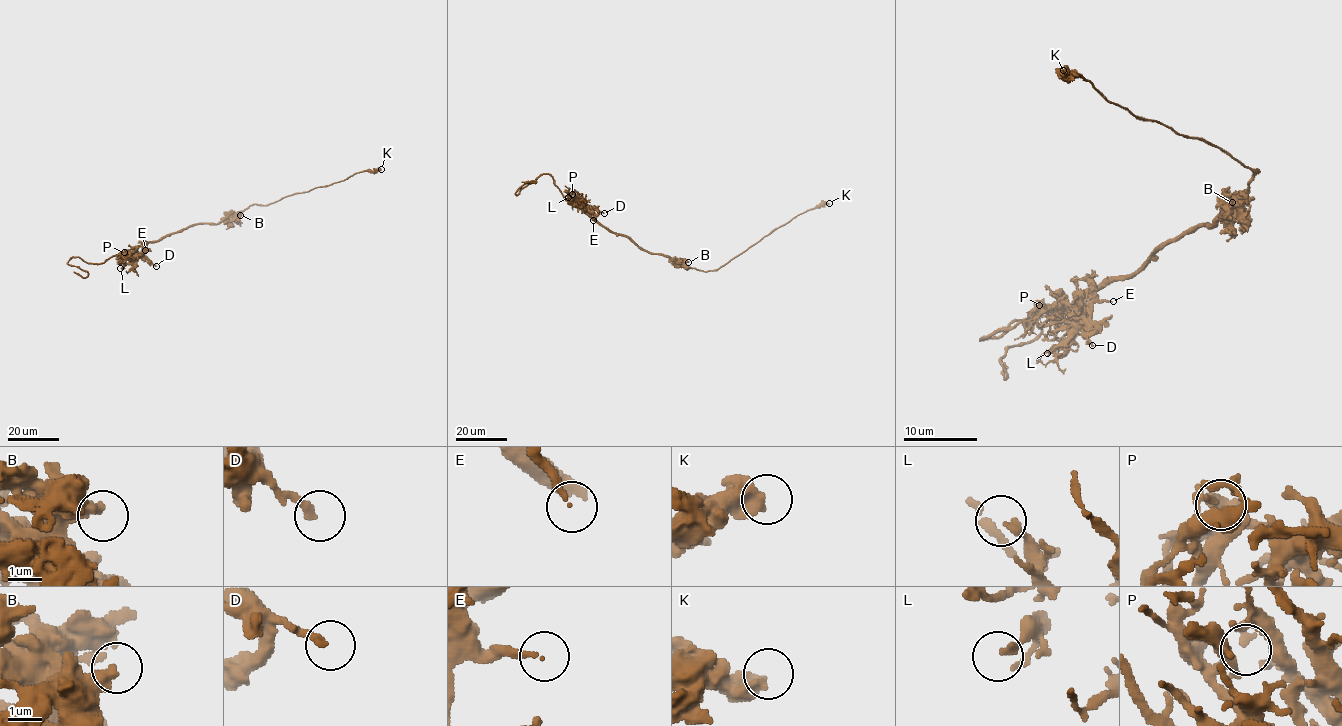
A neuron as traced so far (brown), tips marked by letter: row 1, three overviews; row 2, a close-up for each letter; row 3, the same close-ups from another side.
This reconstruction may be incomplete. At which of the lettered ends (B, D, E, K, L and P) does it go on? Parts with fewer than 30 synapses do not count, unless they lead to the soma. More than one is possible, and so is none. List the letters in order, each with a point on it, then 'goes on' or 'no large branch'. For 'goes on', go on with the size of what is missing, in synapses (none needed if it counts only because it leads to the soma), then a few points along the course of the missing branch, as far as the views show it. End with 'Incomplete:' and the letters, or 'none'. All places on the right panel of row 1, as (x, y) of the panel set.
B: (1232, 202) | no large branch
D: (1092, 345) | no large branch
E: (1113, 301) | no large branch
K: (1063, 70) | no large branch
L: (1047, 353) | no large branch
P: (1039, 305) | no large branch
Incomplete: none

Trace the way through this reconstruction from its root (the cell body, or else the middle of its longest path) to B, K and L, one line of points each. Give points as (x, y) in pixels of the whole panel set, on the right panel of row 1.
B: (1199, 224), (1212, 224), (1224, 206), (1232, 202)
K: (1199, 224), (1212, 224), (1248, 188), (1257, 169), (1204, 140), (1135, 116), (1081, 76), (1070, 78), (1063, 70)
L: (1199, 224), (1166, 243), (1135, 274), (1111, 276), (1096, 290), (1092, 312), (1061, 343), (1047, 353)

